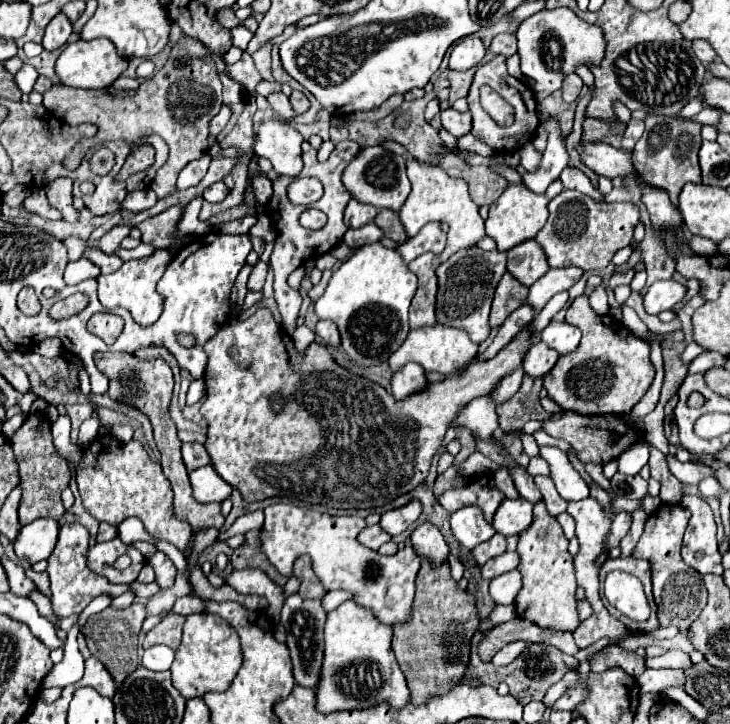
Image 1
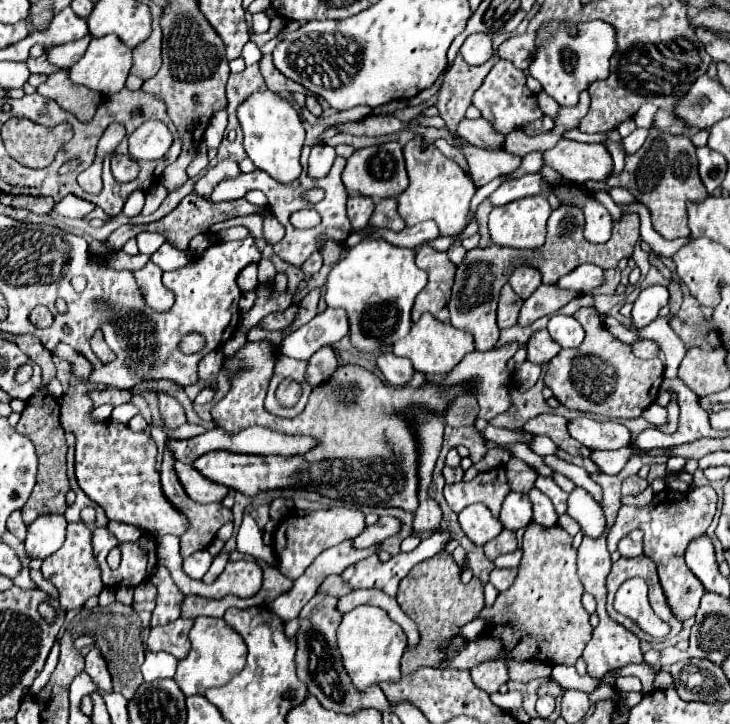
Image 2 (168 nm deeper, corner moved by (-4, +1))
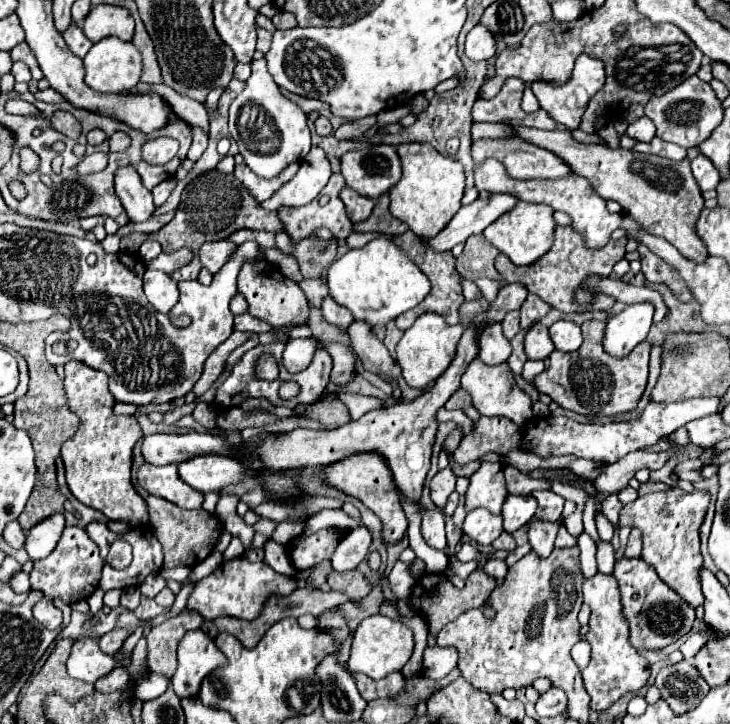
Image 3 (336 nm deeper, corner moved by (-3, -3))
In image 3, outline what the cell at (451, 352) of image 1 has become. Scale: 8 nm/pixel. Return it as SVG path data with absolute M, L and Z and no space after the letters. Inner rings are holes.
M424 313L420 319L404 331L402 339L396 345L396 361L402 367L402 377L410 387L424 389L428 383L436 381L452 363L456 355L456 345L464 333L462 325L446 325L438 313Z

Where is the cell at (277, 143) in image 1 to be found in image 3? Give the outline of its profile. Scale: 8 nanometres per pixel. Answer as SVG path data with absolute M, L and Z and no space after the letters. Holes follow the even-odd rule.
M254 59L246 89L230 105L230 135L236 139L244 163L264 179L278 177L290 163L302 161L310 151L308 117L288 97L284 97L266 69L264 59Z

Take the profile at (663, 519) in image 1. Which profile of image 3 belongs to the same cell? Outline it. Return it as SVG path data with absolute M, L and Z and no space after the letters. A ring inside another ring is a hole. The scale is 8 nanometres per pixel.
M672 487L668 491L648 493L638 497L634 503L624 505L620 513L620 527L638 527L644 537L642 559L652 565L658 577L680 595L682 601L690 603L690 607L698 607L704 601L698 571L702 567L700 555L700 527L706 517L710 503L708 491L686 493L680 487Z

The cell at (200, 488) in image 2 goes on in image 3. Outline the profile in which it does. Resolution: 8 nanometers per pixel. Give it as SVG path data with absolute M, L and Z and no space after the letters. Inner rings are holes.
M144 465L138 471L138 483L152 495L164 497L182 509L200 509L204 493L194 491L178 475L178 465Z

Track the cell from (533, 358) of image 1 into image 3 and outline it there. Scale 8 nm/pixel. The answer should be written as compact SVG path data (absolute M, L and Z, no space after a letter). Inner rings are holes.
M536 323L528 329L524 339L524 353L532 361L544 361L554 351L554 343L548 335L548 327Z

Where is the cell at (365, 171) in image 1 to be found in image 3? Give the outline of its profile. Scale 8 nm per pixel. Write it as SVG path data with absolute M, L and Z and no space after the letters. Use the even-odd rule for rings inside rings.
M376 145L364 151L348 151L340 157L346 185L364 197L378 199L388 193L402 175L394 145Z

